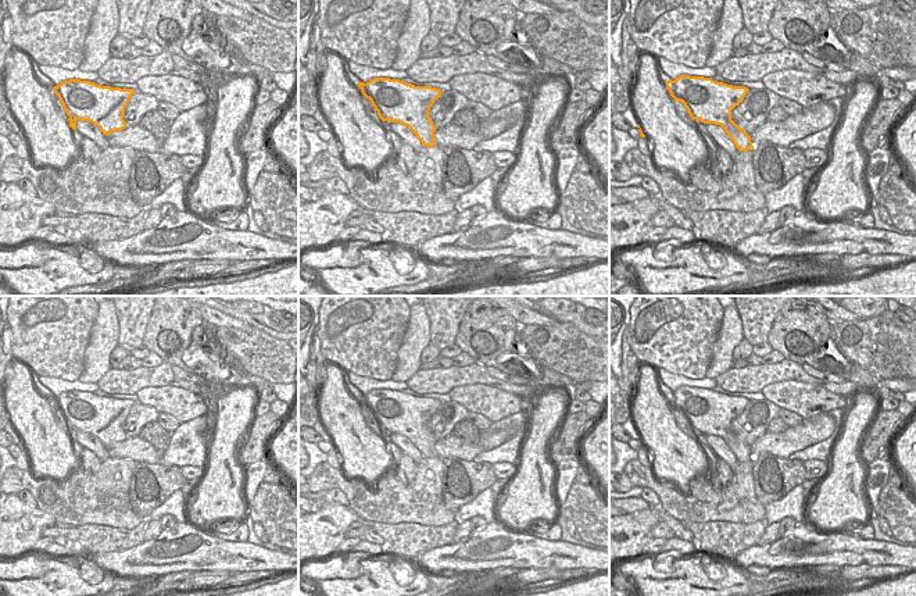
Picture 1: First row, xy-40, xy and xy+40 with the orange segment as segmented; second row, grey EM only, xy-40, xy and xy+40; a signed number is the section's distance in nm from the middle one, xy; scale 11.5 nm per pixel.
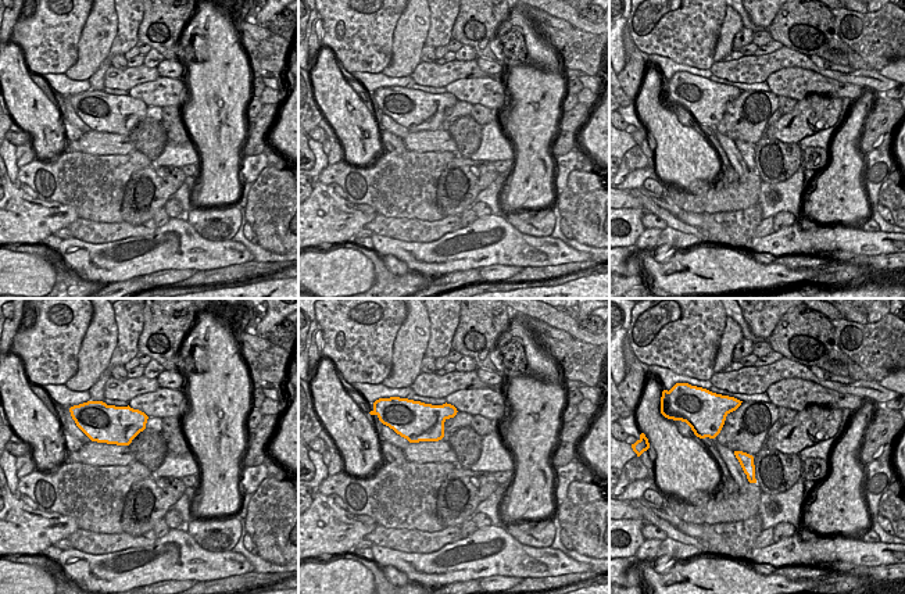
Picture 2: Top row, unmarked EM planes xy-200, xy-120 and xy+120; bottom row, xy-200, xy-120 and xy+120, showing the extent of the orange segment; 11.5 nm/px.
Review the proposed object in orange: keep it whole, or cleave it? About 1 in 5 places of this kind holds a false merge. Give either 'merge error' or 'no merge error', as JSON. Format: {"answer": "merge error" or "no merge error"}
{"answer": "no merge error"}

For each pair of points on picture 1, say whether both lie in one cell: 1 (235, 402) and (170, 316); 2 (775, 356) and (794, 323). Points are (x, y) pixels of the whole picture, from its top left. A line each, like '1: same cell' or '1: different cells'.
1: different cells
2: different cells

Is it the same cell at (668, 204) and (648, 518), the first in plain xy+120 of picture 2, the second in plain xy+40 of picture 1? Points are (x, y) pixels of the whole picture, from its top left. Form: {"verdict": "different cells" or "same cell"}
{"verdict": "different cells"}

